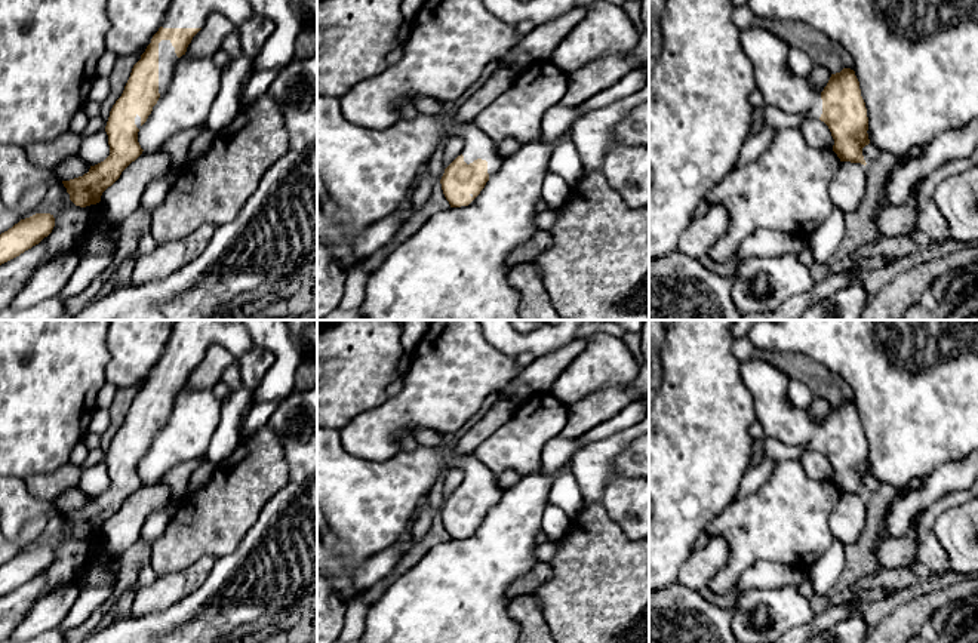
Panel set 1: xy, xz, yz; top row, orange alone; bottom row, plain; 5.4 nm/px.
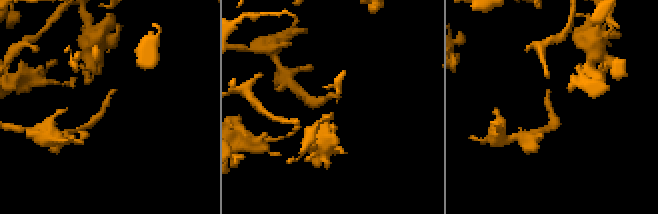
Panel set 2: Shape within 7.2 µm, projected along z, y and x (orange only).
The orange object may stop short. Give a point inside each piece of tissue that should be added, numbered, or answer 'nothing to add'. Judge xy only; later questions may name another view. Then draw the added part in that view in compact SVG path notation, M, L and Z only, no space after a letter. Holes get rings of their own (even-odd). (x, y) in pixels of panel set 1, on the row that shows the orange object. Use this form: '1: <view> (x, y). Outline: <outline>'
1: xy (168, 58). Outline: M162 40L159 43L159 93L160 96L164 93L167 84L172 80L172 71L175 64L178 62L178 56L175 53L175 47L170 40Z

